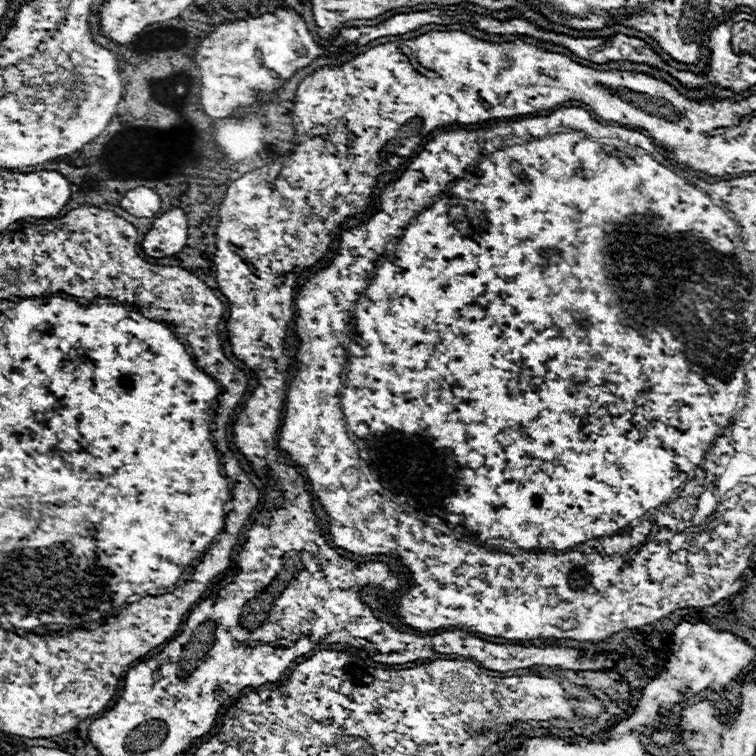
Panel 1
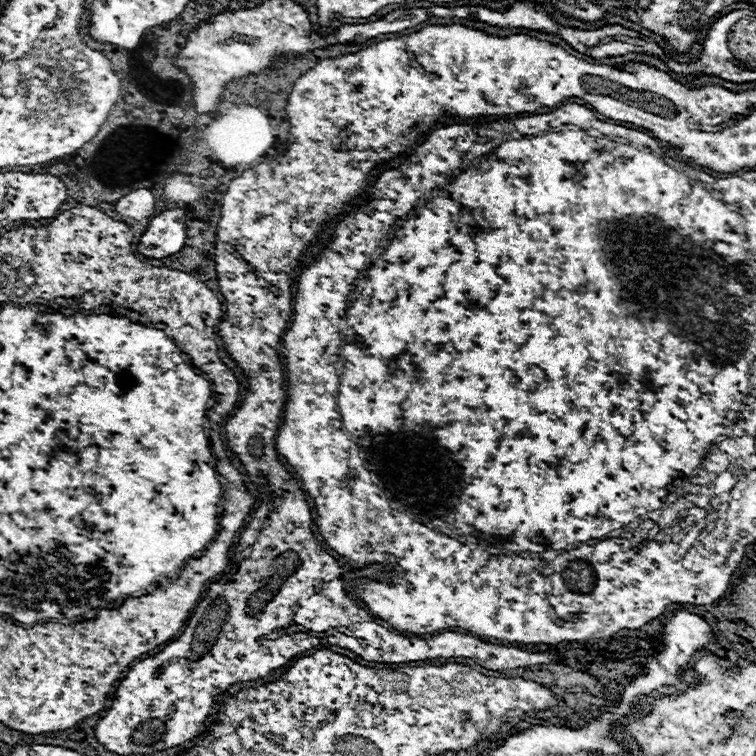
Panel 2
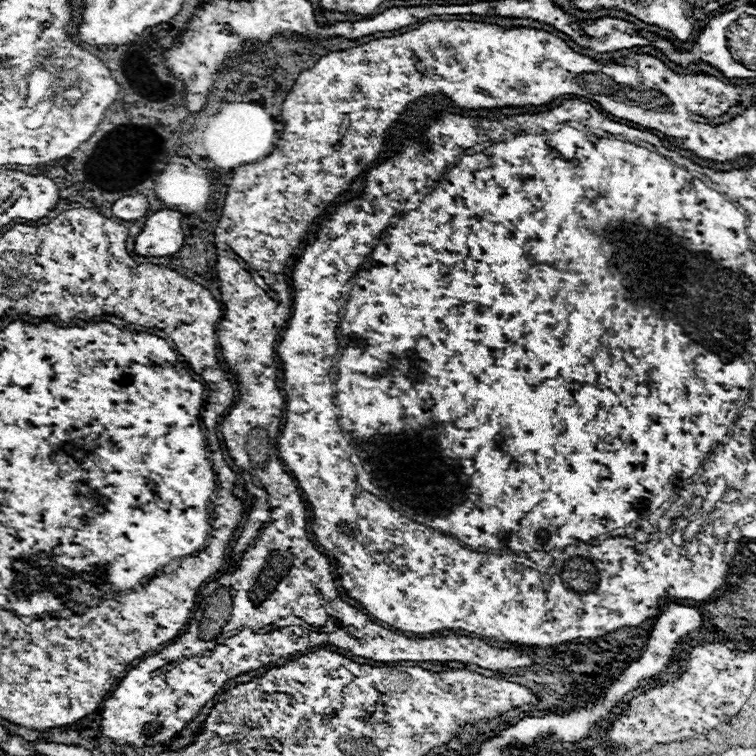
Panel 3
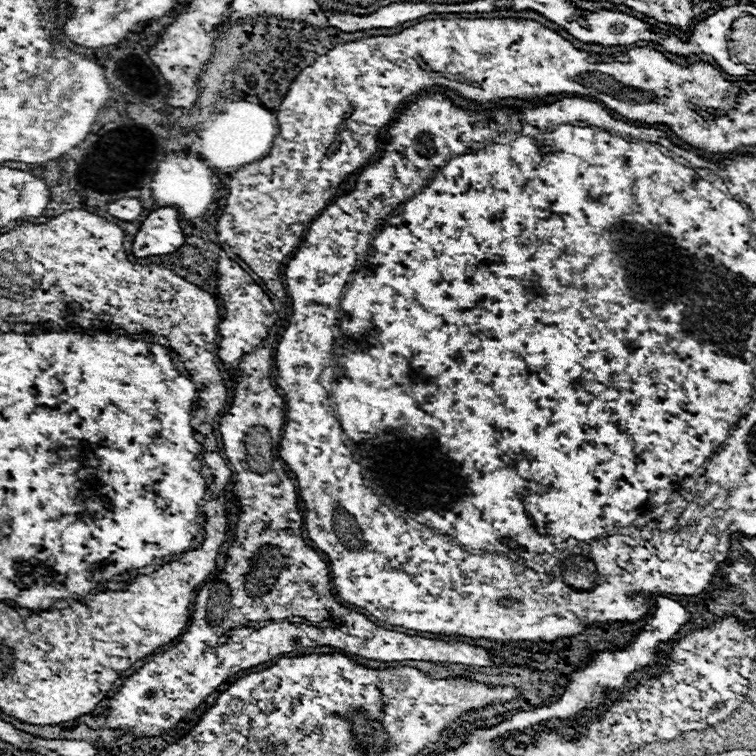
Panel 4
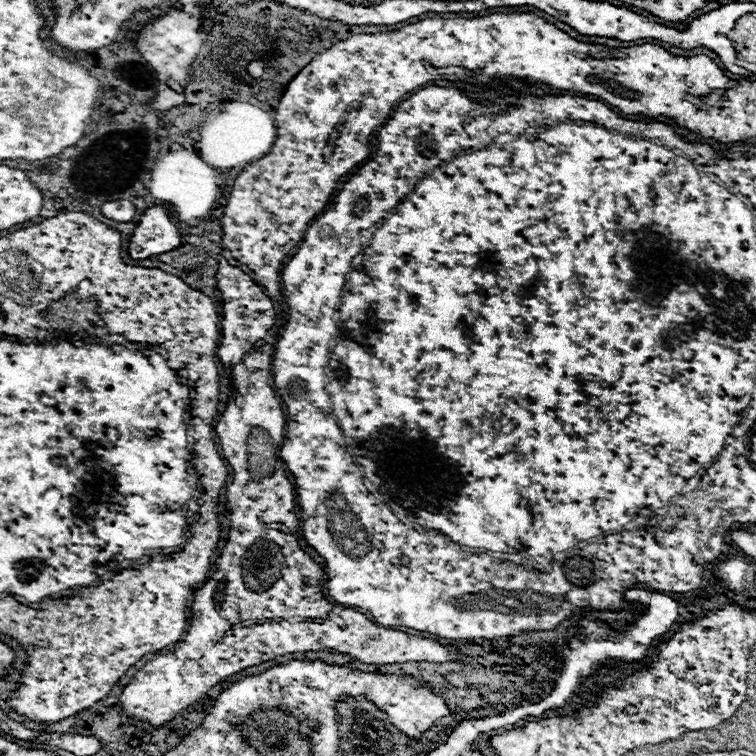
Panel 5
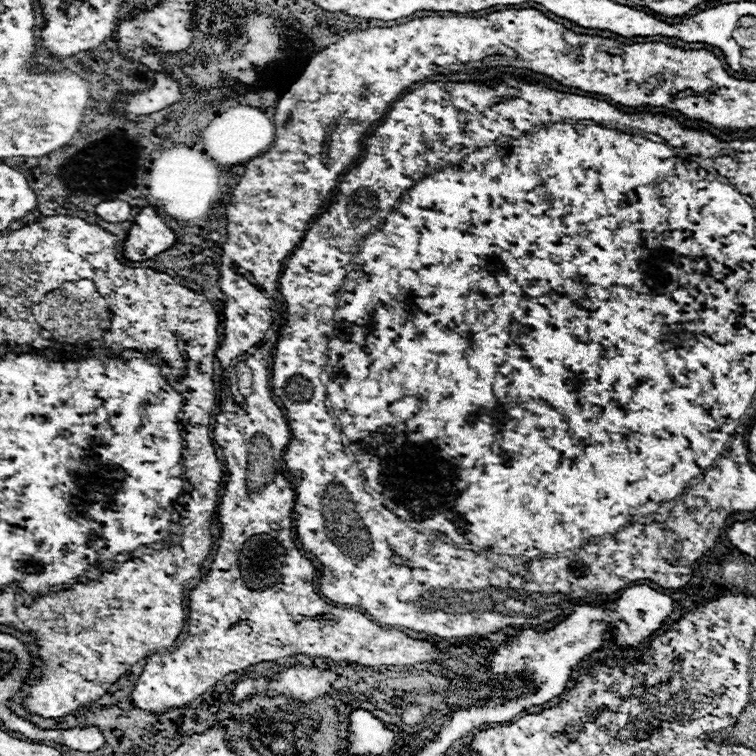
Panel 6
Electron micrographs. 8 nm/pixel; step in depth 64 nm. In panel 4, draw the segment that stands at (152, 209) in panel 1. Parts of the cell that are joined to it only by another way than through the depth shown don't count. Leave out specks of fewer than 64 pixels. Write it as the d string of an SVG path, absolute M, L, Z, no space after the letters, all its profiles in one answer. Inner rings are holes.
M122 198L122 200L110 202L108 204L108 212L114 218L118 218L118 220L134 222L134 220L140 218L140 214L144 212L144 208L142 208L142 202L138 198Z

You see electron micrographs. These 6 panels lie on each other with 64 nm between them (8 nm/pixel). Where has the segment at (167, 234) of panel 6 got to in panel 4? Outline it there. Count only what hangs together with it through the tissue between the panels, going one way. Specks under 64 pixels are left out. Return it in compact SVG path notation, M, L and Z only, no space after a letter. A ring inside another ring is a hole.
M164 206L152 210L134 238L132 254L138 258L172 254L184 244L184 234L178 226L180 214L176 208Z

